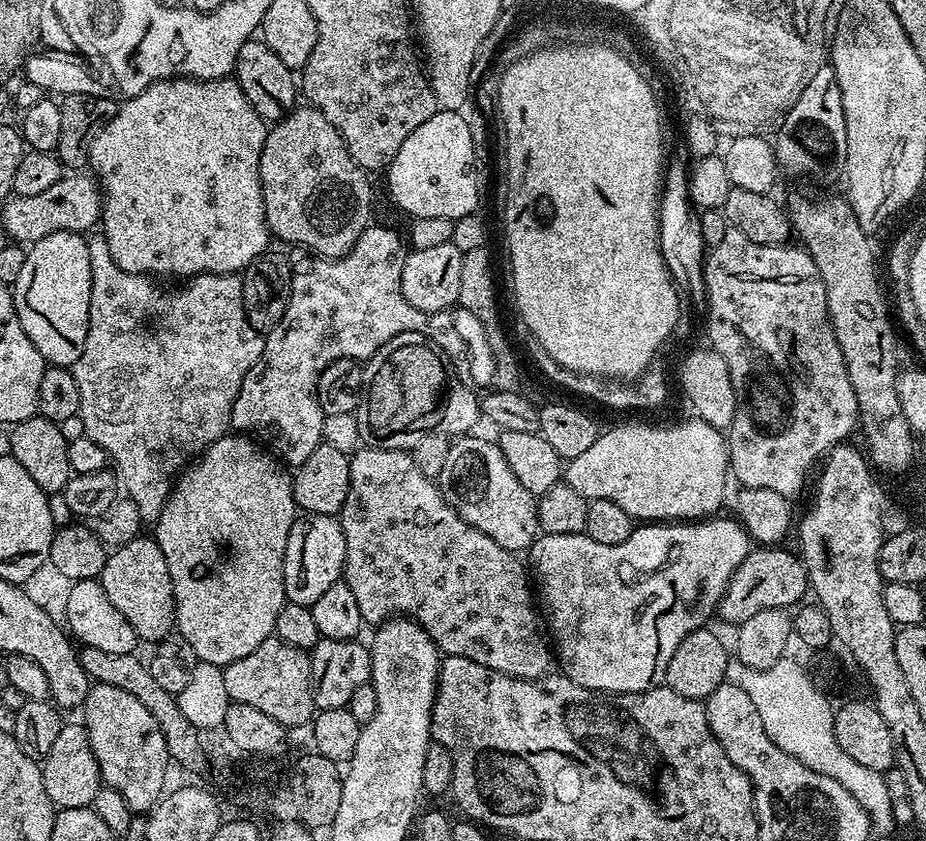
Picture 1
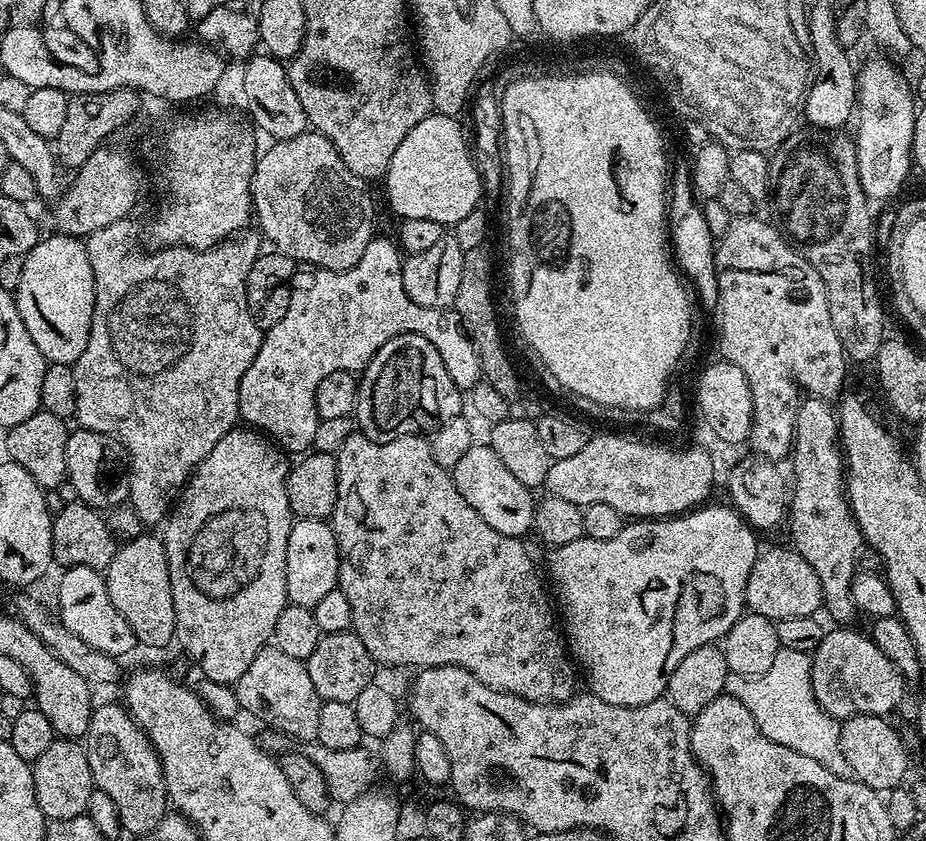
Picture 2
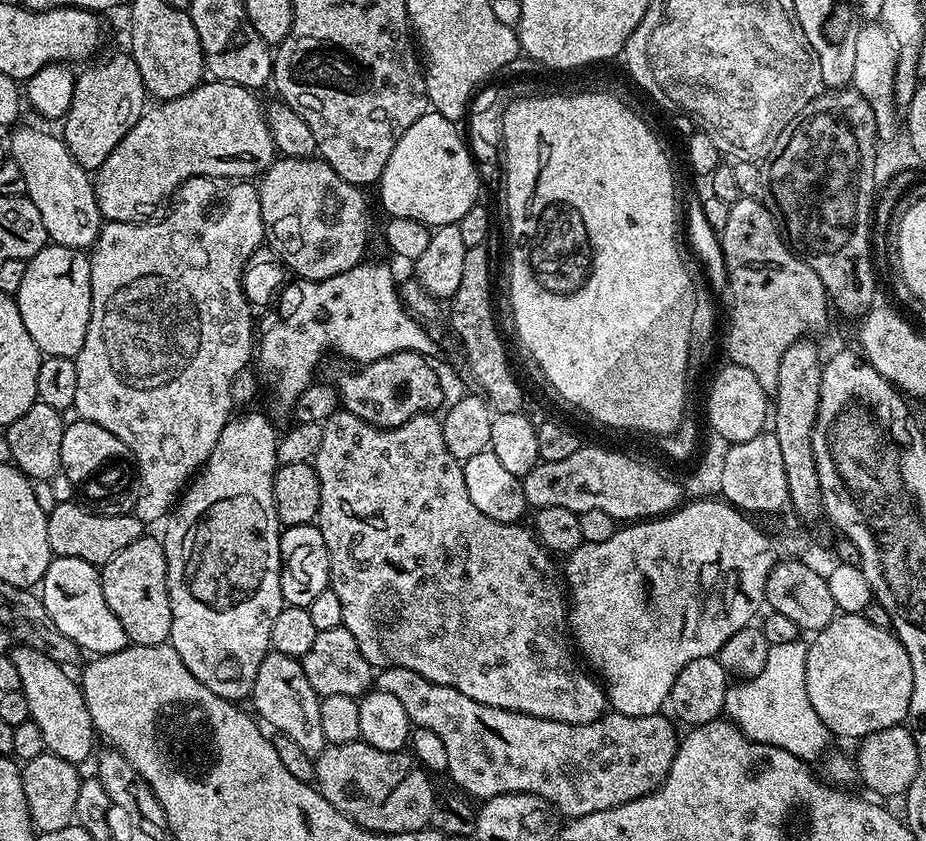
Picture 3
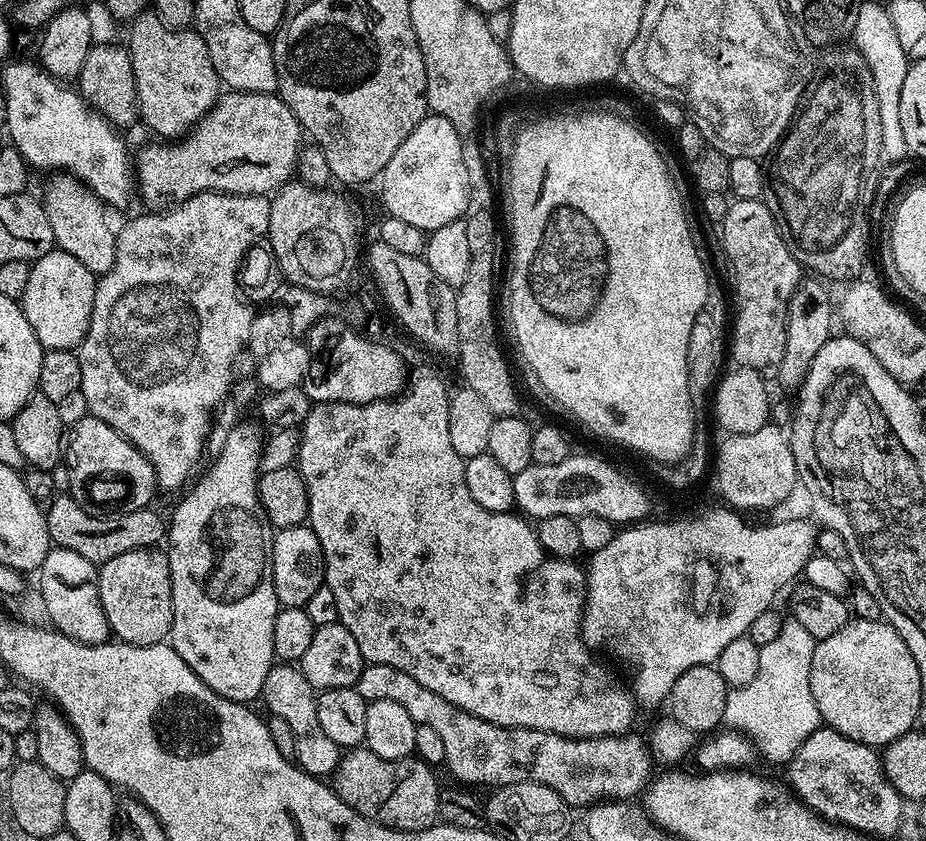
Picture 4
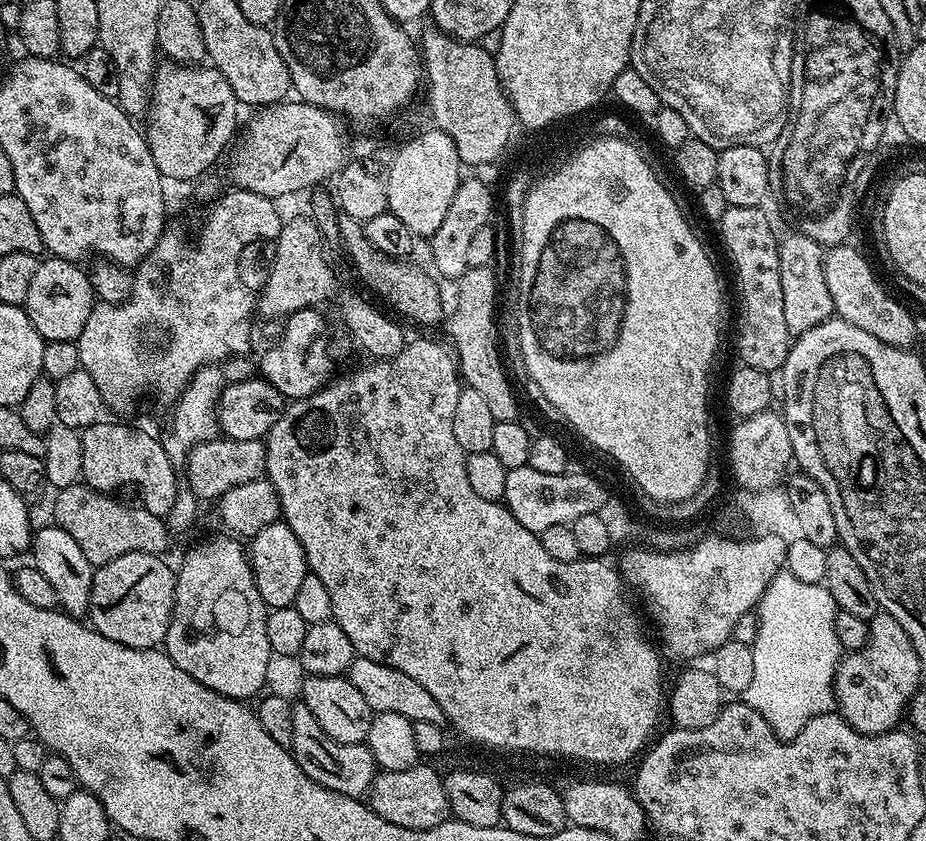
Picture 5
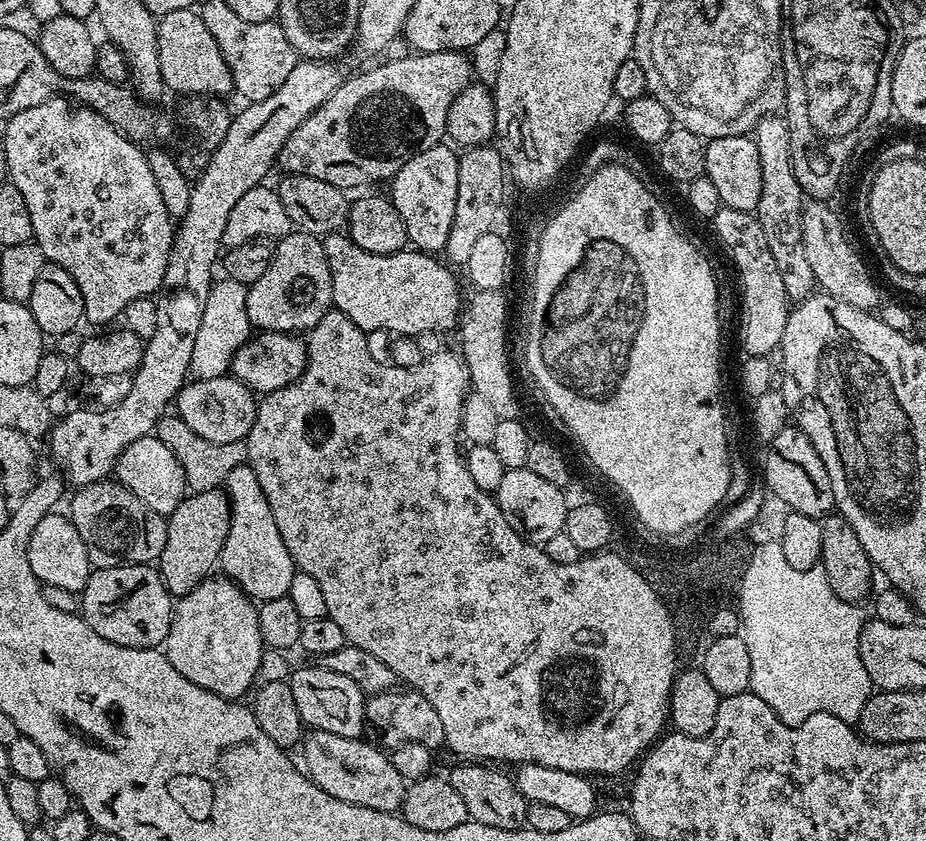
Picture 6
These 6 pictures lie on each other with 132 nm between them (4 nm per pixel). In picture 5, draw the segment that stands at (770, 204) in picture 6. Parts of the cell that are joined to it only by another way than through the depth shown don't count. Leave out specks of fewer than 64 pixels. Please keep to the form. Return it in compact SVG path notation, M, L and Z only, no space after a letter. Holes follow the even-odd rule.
M791 230L778 240L778 274L782 274L782 314L786 318L786 326L793 337L800 336L806 330L818 326L822 322L833 319L836 307L834 298L830 298L830 289L826 286L826 270L824 269L825 249L814 238Z

